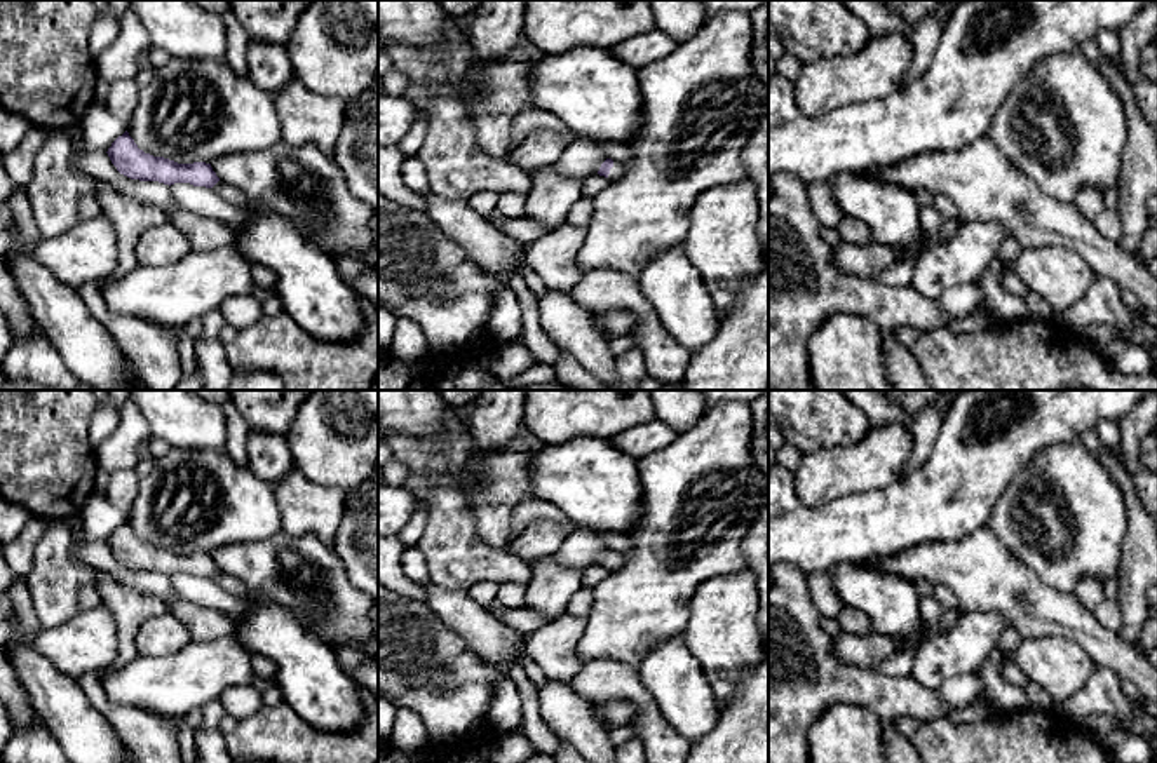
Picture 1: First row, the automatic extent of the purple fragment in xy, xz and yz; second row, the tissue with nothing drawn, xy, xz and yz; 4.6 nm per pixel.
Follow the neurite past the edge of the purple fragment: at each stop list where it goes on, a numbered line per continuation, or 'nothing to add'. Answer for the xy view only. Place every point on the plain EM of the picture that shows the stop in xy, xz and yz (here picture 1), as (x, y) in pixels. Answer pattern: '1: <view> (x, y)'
nothing to add

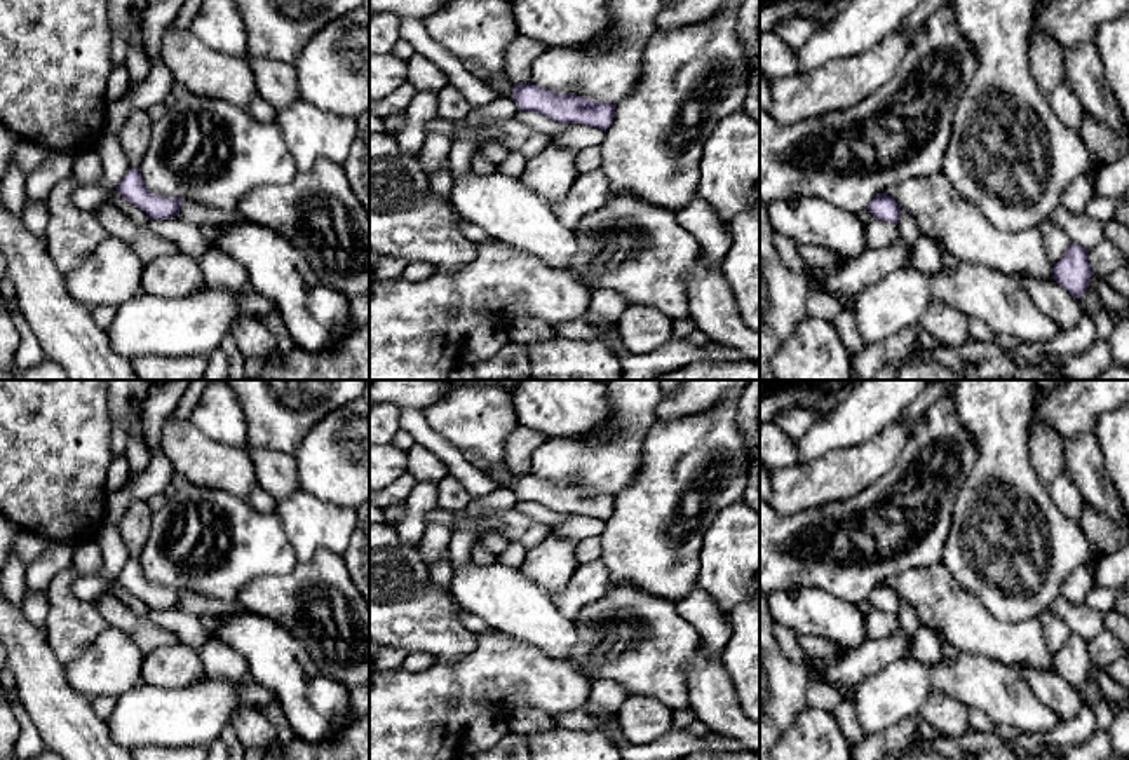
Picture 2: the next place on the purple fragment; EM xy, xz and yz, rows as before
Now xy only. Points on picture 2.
nothing to add

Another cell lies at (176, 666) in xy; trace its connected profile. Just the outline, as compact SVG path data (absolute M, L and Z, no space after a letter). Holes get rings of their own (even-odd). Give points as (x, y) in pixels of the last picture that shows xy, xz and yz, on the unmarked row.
M185 643L159 647L143 655L141 682L159 689L183 689L206 676L199 652Z

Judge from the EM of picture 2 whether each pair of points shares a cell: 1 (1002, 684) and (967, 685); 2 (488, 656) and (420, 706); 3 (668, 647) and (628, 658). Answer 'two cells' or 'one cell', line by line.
1: one cell
2: one cell
3: one cell

